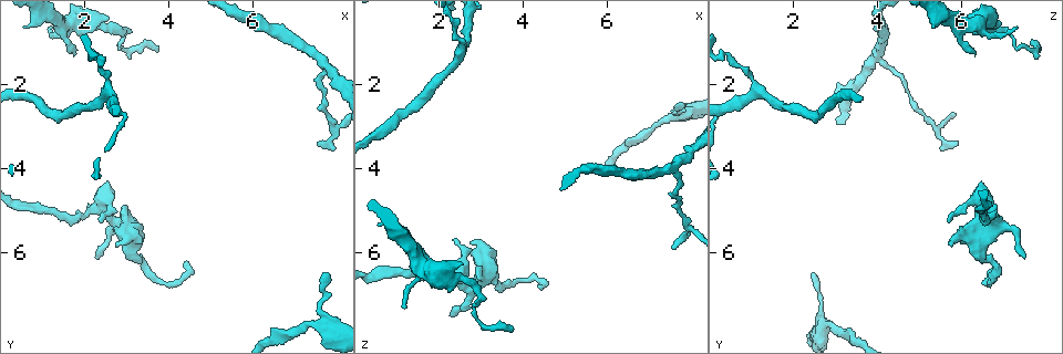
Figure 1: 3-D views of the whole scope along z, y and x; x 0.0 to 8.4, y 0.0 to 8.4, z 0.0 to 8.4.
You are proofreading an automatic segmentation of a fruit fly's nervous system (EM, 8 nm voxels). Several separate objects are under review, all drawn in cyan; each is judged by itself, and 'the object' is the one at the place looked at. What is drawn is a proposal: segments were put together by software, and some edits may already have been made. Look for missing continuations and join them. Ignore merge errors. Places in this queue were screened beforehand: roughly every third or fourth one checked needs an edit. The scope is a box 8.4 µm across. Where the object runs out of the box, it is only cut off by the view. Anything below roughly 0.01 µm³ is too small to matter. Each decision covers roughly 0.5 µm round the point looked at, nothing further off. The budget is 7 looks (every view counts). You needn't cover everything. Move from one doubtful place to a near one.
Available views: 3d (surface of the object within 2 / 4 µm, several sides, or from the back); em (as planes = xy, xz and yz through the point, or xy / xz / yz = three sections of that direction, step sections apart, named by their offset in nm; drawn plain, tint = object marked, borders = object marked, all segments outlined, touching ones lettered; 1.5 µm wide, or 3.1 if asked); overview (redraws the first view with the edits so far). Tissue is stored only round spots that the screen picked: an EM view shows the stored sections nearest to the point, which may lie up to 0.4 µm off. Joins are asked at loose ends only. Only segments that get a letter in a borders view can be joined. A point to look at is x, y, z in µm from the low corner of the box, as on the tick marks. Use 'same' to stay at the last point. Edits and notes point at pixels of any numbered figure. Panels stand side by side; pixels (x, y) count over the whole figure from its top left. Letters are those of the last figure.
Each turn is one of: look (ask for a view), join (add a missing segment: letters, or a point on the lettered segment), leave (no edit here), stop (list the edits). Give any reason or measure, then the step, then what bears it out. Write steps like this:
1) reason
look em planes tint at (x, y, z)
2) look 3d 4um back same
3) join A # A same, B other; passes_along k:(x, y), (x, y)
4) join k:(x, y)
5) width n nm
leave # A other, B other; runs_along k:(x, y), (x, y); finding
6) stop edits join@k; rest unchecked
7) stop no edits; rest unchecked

look 3d 4um at (3.80, 1.15, 7.80)

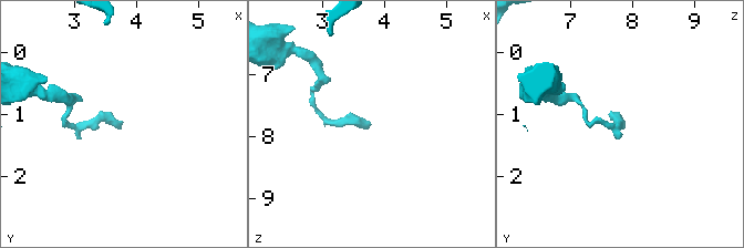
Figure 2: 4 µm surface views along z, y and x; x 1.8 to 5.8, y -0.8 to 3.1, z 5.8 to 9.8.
shape alone is not enough
look em yz step 4 borders at (3.80, 1.15, 7.90)

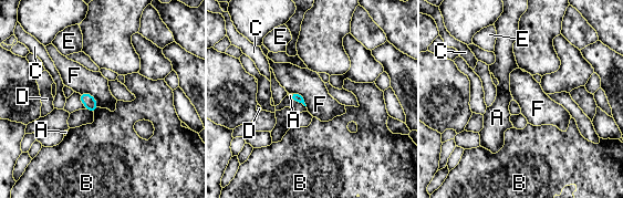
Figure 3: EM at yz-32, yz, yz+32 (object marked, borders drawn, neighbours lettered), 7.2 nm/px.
look em planes borders same

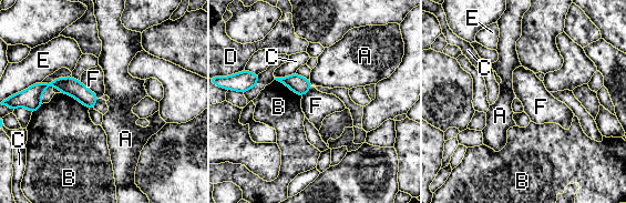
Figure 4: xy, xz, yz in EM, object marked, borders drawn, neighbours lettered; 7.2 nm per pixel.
longest_contact B 240 nm
leave # A other, B other, C other, D other, E other, F other; no lettered segment goes on from it

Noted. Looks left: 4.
thin end
look em planes borders at (4.45, 6.20, 6.80)

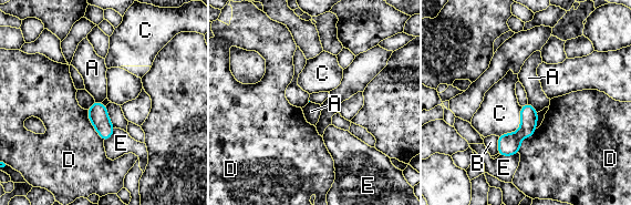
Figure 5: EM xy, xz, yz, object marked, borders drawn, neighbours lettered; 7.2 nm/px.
leave # A other, B other, C other, D other, E other; border 5:(528, 102), (537, 112); no lettered segment goes on from it

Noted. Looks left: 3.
look em planes borders at (7.55, 3.40, 5.90)

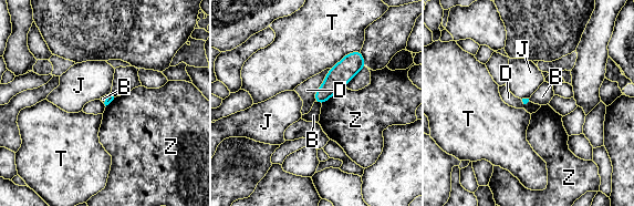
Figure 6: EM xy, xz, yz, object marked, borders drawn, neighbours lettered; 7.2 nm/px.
leave # B other, D other, J other, T other, Z other; border 6:(315, 101), (321, 104); none of them fits

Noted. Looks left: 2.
stop no edits; rest unchecked

